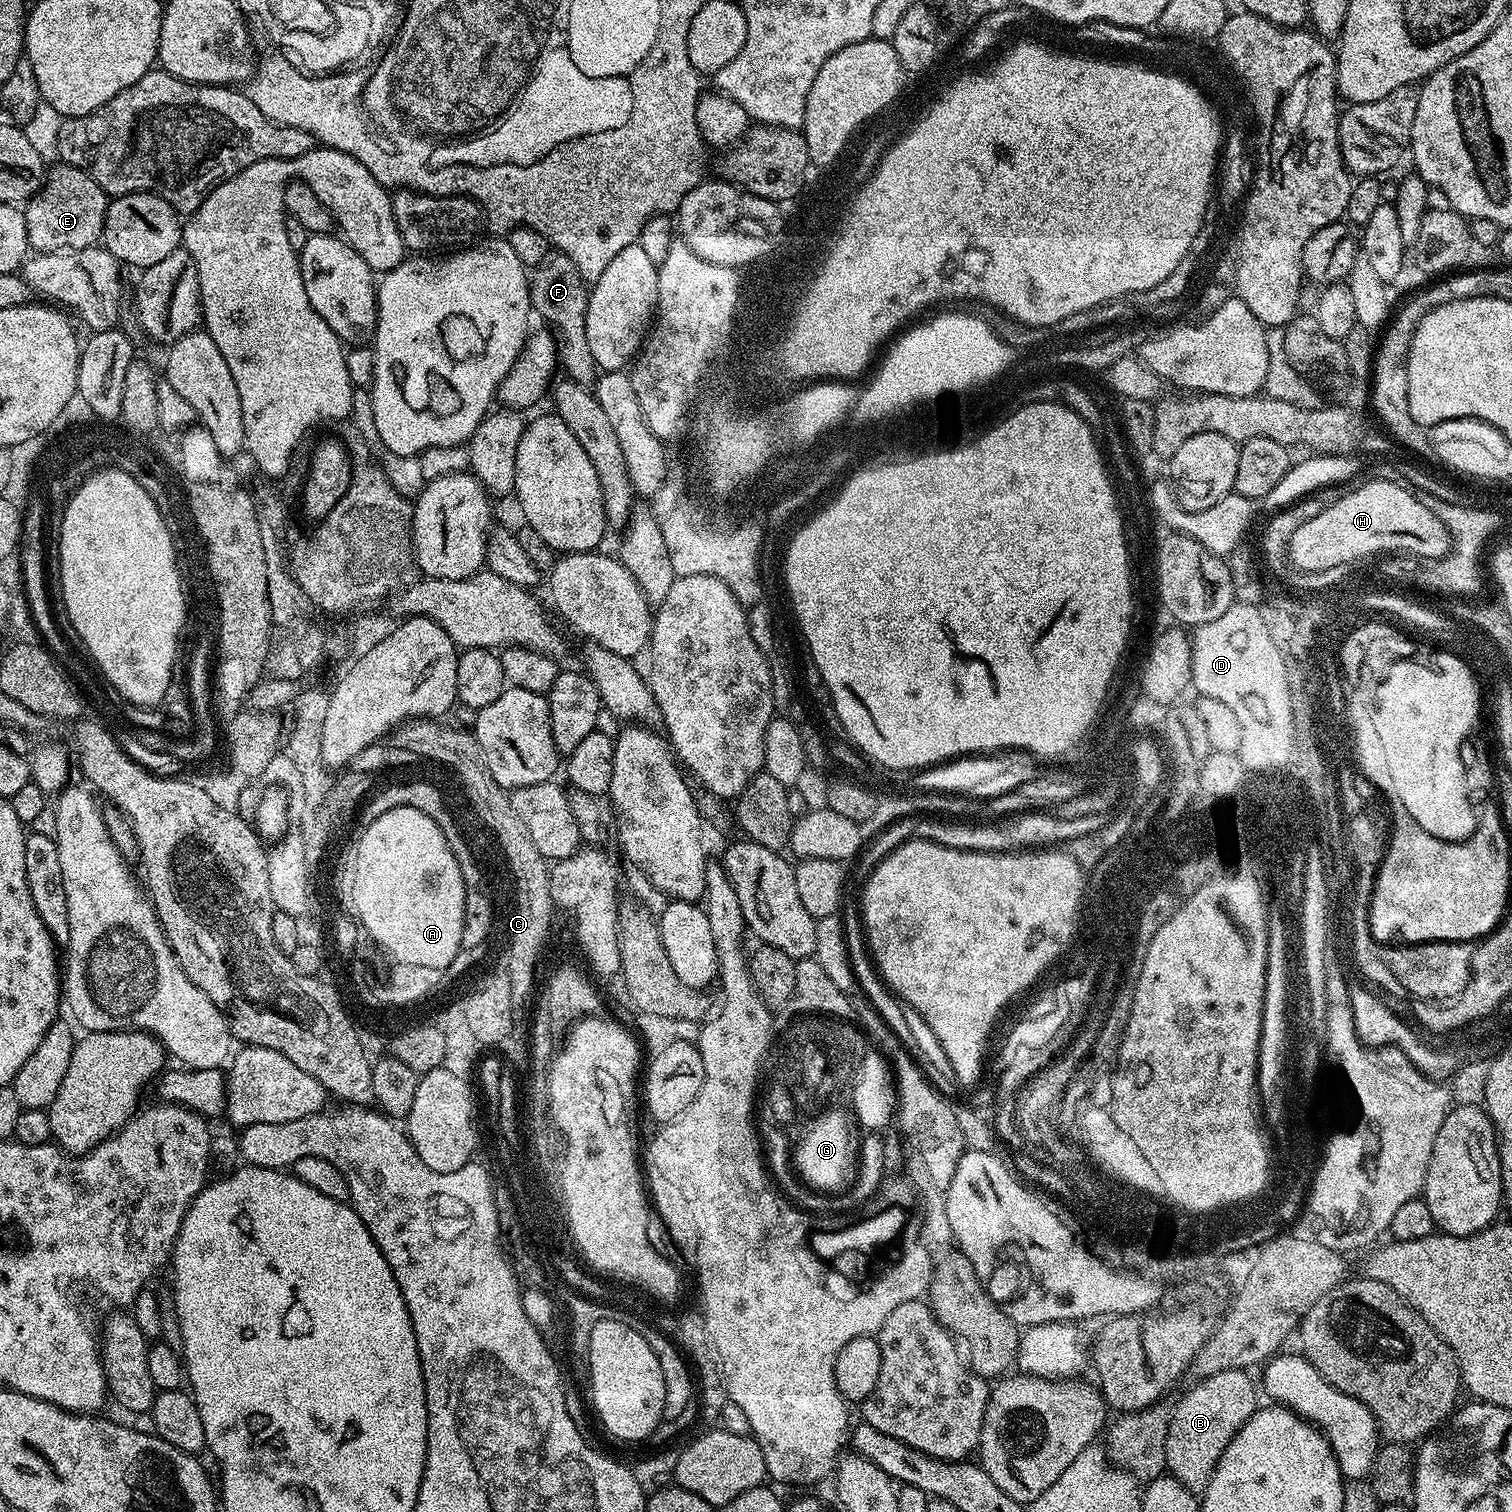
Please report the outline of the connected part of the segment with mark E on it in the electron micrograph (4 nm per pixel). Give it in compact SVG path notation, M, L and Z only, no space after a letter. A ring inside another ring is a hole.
M63 162L57 165L57 168L47 169L43 188L27 201L23 209L28 246L33 253L90 248L104 235L104 219L110 199L108 193L94 182L94 178L90 178L90 174Z

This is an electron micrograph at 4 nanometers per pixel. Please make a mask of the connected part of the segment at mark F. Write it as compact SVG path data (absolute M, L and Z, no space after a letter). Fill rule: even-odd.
M559 254L549 255L548 259L541 264L535 265L534 271L530 276L528 292L532 296L532 307L535 315L541 316L545 320L547 327L551 329L556 337L556 352L559 363L564 368L569 379L582 385L584 388L592 388L595 385L598 369L594 362L594 354L590 354L590 346L586 339L586 306L588 305L589 285L578 274L574 262L570 262L568 256Z

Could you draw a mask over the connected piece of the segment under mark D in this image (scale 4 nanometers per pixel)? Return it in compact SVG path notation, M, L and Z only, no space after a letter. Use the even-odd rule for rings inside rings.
M1234 602L1226 614L1214 622L1195 625L1193 646L1193 689L1197 693L1216 698L1234 710L1242 726L1242 744L1238 753L1242 763L1253 768L1264 764L1280 764L1288 756L1288 736L1292 736L1288 689L1284 676L1282 654L1271 641L1260 616L1251 602ZM1260 702L1272 702L1260 712Z

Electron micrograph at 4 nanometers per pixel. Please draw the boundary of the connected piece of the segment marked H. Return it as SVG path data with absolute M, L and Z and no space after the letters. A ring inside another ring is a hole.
M1366 480L1361 488L1353 487L1346 498L1321 509L1314 518L1298 527L1288 544L1288 559L1293 568L1306 572L1330 570L1354 562L1359 554L1373 551L1378 542L1382 542L1385 549L1401 548L1401 553L1425 561L1443 561L1449 555L1452 535L1429 508L1422 506L1419 495L1411 496L1403 483Z

